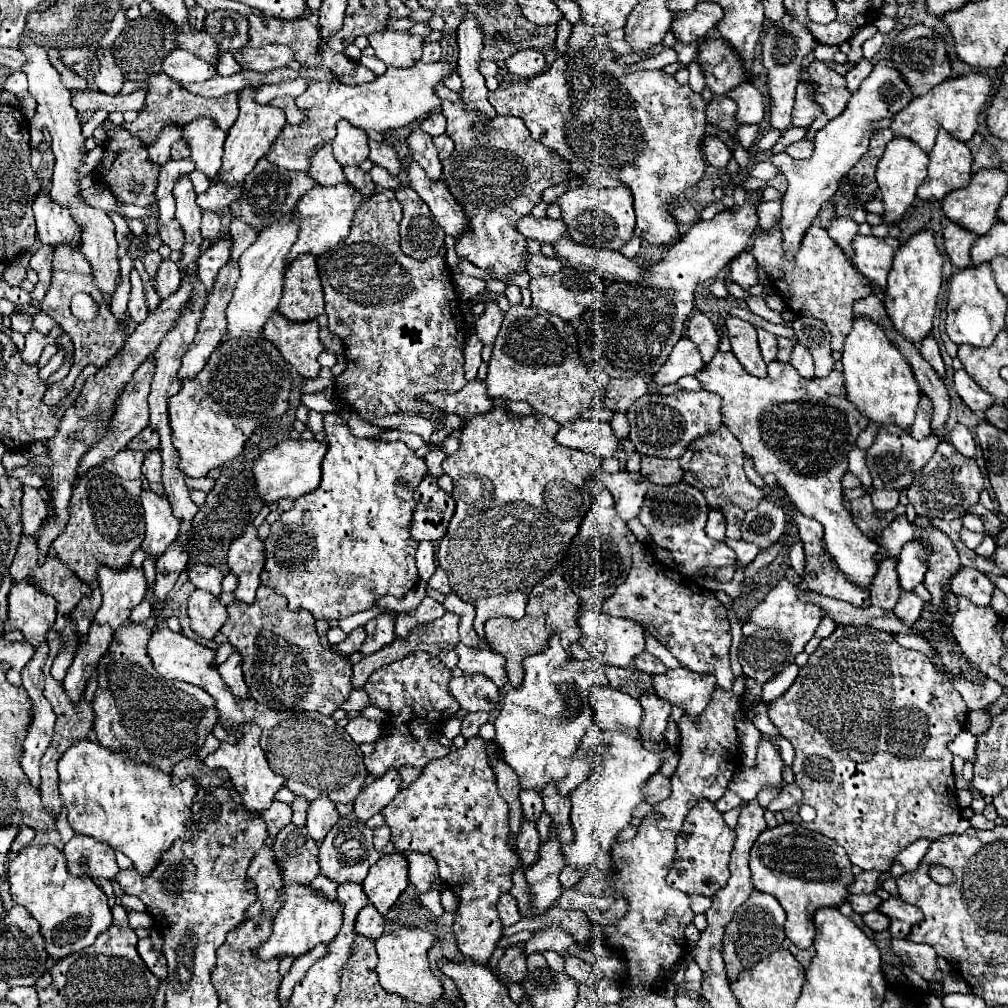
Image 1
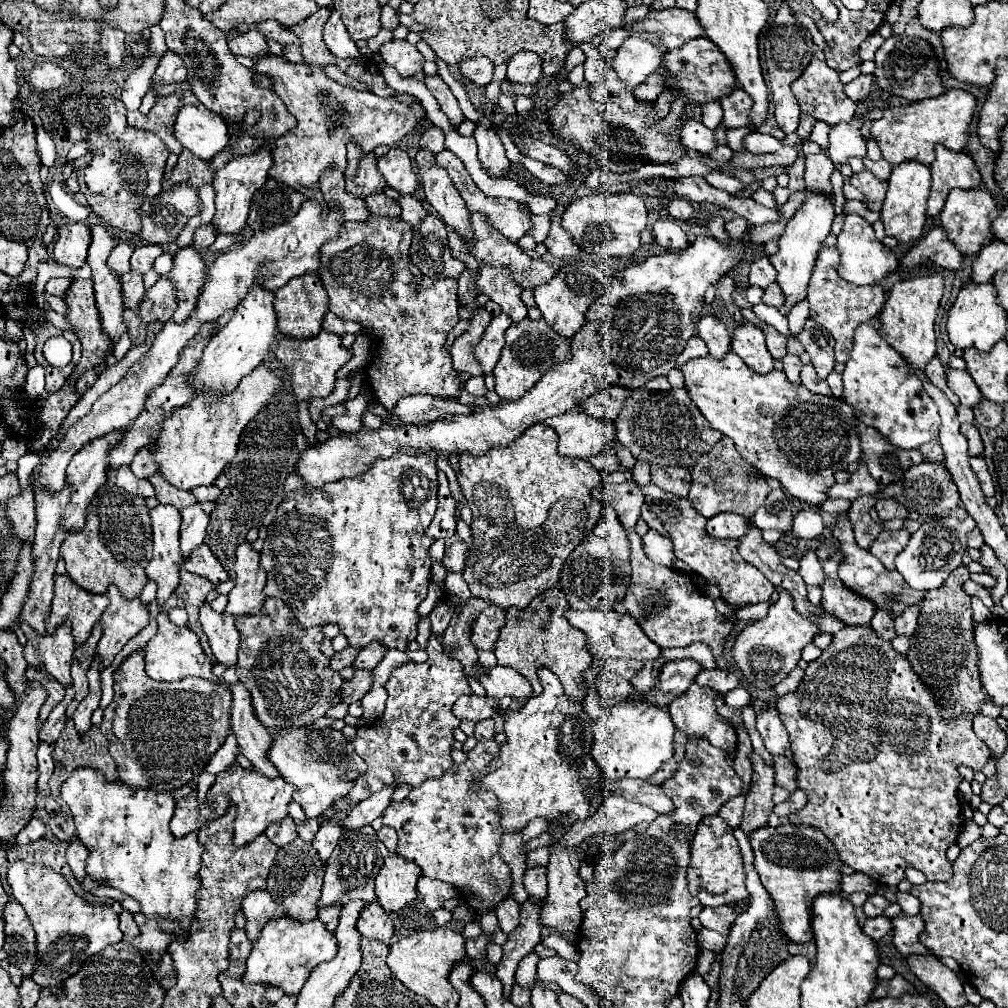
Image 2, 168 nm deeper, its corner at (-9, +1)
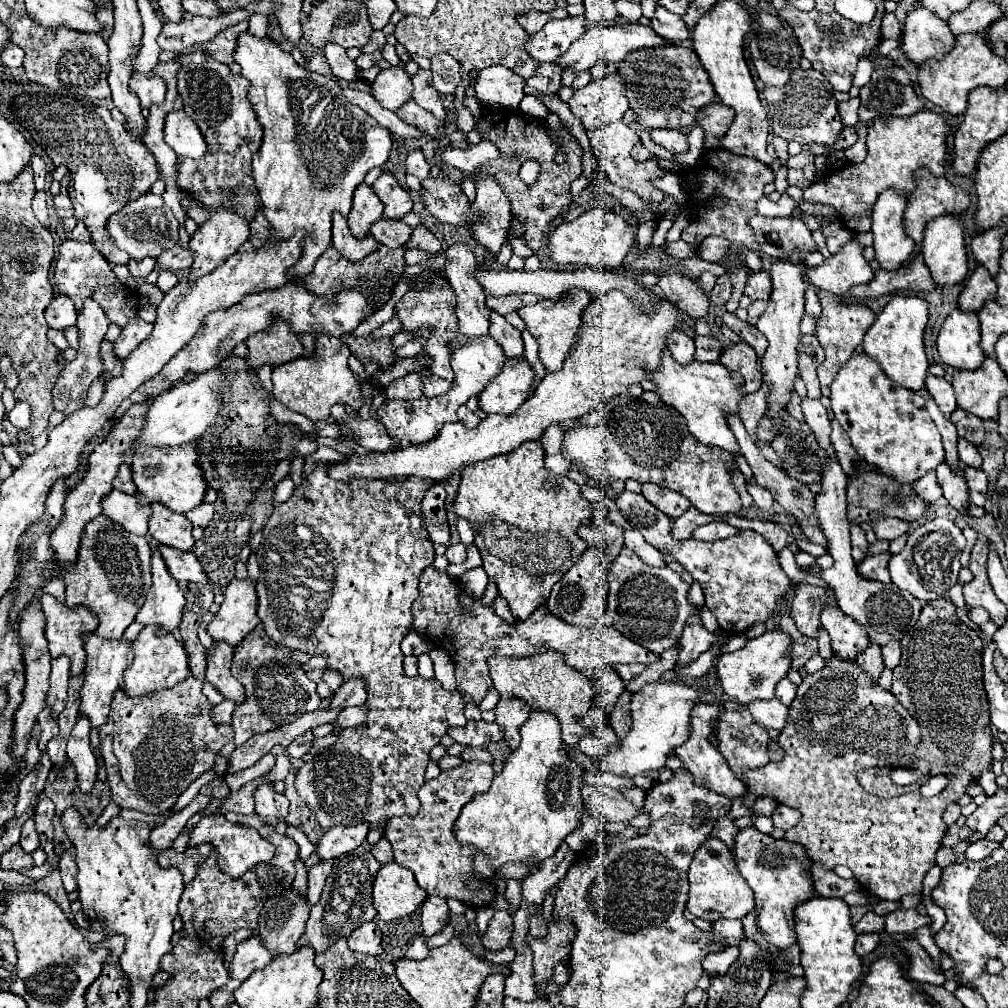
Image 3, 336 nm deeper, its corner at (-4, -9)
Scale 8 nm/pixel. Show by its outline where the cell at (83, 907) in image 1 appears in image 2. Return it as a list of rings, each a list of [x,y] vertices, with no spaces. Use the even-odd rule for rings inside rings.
[[[18,860],[8,868],[8,884],[12,886],[14,900],[24,906],[36,932],[38,960],[30,978],[38,986],[48,988],[54,996],[64,994],[64,980],[76,974],[90,956],[102,952],[108,944],[122,940],[116,912],[108,906],[92,906],[84,902],[74,894],[66,878],[52,868]]]

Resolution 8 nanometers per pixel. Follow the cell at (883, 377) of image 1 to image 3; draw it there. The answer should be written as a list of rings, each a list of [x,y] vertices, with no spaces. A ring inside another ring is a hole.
[[[855,352],[841,372],[837,372],[829,398],[835,418],[849,434],[859,456],[883,474],[911,484],[945,460],[941,434],[927,414],[923,396],[893,384],[865,352]]]

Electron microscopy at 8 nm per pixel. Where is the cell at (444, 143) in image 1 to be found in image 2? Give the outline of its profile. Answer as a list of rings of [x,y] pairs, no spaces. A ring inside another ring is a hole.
[[[442,150],[442,152],[436,156],[436,162],[438,162],[440,168],[444,168],[444,170],[448,172],[450,180],[454,182],[456,190],[458,190],[460,196],[464,198],[464,202],[466,202],[466,206],[468,206],[470,212],[480,212],[480,214],[484,214],[486,222],[492,224],[500,234],[504,234],[504,236],[506,236],[508,240],[512,240],[512,242],[518,242],[518,238],[522,238],[524,234],[530,232],[530,218],[532,218],[532,214],[526,212],[526,210],[524,210],[518,202],[514,202],[514,200],[506,200],[506,198],[500,198],[500,200],[498,200],[498,198],[488,198],[488,196],[484,196],[484,194],[476,188],[476,184],[472,182],[470,174],[466,172],[464,162],[462,162],[456,154],[452,154],[450,150]]]

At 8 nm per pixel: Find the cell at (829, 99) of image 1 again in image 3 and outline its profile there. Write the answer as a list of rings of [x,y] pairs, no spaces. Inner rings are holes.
[[[793,70],[789,82],[783,88],[765,88],[767,114],[771,118],[771,128],[777,136],[795,140],[799,144],[835,144],[843,132],[843,124],[837,112],[837,100],[833,96],[833,86],[817,70]]]

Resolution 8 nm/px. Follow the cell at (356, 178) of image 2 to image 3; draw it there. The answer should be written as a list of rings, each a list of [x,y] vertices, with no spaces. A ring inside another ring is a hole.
[[[359,184],[357,192],[353,194],[353,206],[347,216],[349,228],[357,238],[363,238],[369,232],[369,226],[381,218],[381,200],[377,200],[377,194],[369,184]]]

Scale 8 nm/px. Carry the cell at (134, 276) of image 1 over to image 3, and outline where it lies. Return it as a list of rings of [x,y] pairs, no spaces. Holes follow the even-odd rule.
[[[103,340],[100,346],[100,350],[101,355],[103,356],[105,372],[113,375],[114,377],[119,376],[122,371],[123,360],[116,356],[113,350],[113,343]]]

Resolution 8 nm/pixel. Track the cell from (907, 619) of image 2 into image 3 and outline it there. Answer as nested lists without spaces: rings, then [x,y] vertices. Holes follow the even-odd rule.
[[[893,640],[891,644],[885,644],[883,646],[883,660],[885,660],[885,666],[889,668],[895,668],[899,664],[899,658],[901,658],[901,644],[897,640]]]

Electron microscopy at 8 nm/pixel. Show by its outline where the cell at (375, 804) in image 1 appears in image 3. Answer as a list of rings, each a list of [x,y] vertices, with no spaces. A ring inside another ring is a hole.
[[[365,822],[351,824],[351,826],[343,826],[343,824],[333,826],[319,840],[317,854],[319,854],[319,858],[327,860],[327,858],[335,858],[339,854],[351,852],[367,838],[367,832],[369,832],[369,824],[365,824]]]

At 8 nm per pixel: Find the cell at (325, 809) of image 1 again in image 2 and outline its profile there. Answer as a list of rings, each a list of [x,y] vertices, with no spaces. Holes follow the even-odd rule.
[[[332,820],[322,822],[318,834],[316,834],[314,840],[312,840],[312,846],[316,848],[316,852],[318,852],[318,856],[320,856],[320,860],[322,860],[324,864],[328,862],[328,858],[330,858],[332,850],[336,848],[340,836],[342,836],[342,826],[340,826],[340,824],[336,824],[336,822],[332,822]]]

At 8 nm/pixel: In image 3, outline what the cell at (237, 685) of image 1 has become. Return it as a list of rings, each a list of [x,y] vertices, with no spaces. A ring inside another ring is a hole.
[[[273,782],[257,786],[253,798],[255,798],[255,812],[261,816],[261,820],[285,818],[289,812],[289,800],[273,790]]]

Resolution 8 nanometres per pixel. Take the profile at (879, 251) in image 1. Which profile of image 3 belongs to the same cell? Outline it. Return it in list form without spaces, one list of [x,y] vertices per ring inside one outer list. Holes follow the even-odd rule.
[[[851,238],[837,254],[827,258],[821,266],[805,272],[805,276],[813,286],[843,296],[853,286],[873,280],[873,270],[863,256],[863,244],[857,238]]]

